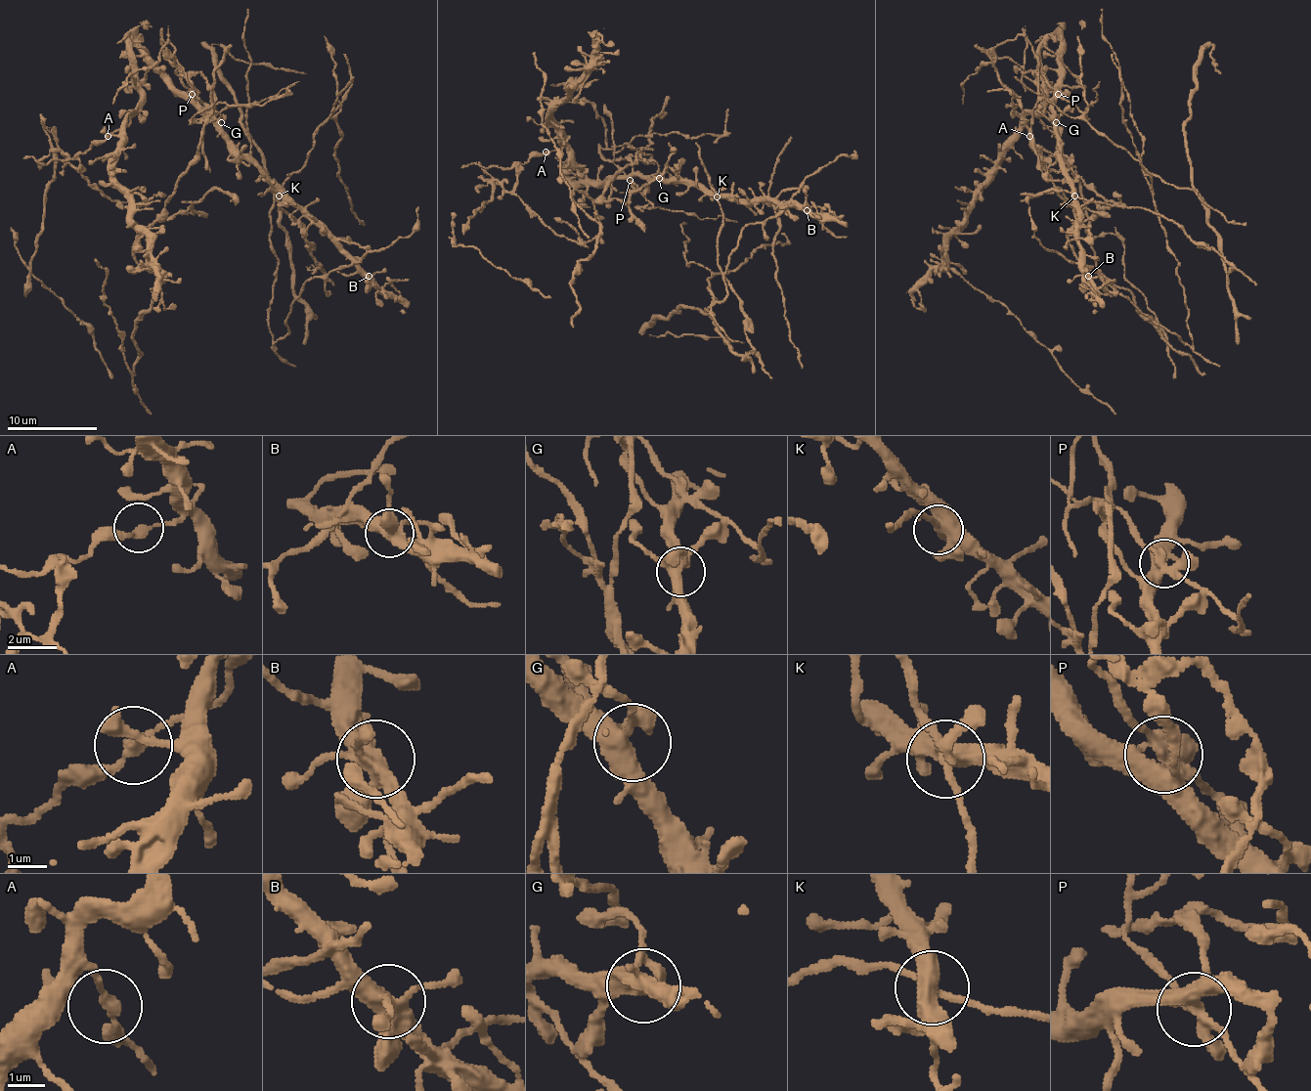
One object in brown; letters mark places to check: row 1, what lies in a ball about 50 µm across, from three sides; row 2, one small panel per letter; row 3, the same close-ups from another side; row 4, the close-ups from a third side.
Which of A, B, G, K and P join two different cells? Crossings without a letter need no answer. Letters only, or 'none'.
A, K, P

